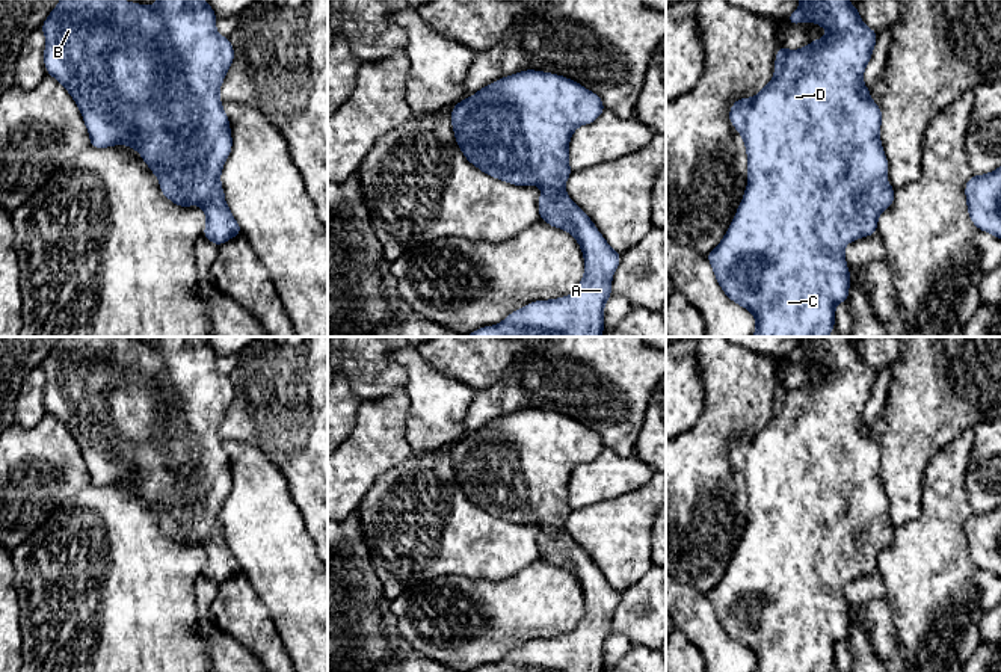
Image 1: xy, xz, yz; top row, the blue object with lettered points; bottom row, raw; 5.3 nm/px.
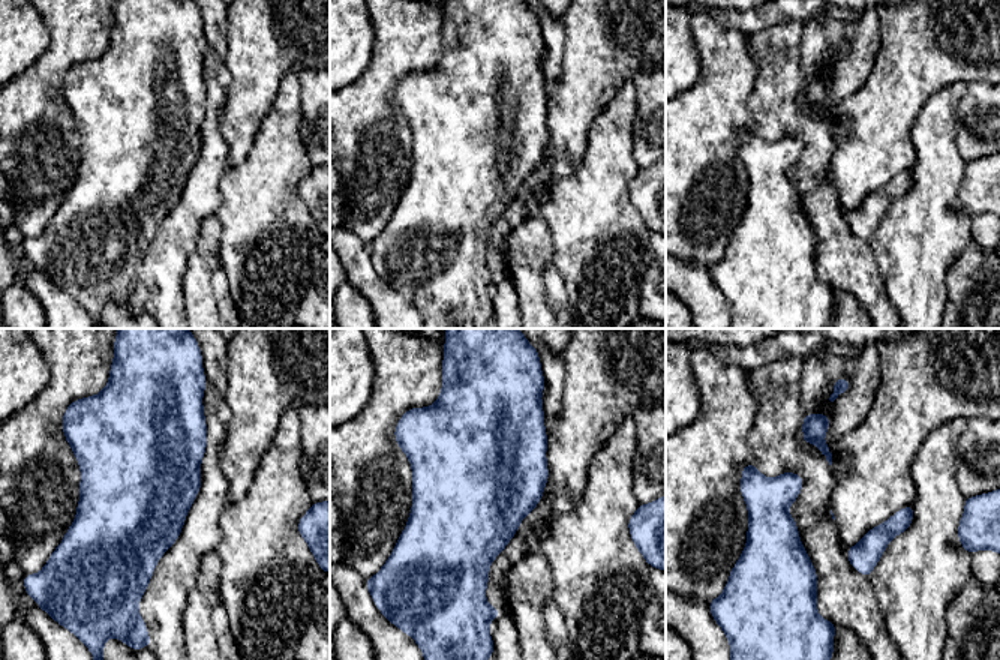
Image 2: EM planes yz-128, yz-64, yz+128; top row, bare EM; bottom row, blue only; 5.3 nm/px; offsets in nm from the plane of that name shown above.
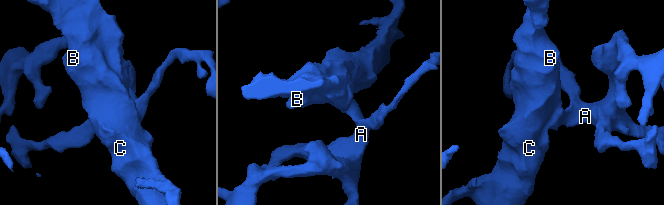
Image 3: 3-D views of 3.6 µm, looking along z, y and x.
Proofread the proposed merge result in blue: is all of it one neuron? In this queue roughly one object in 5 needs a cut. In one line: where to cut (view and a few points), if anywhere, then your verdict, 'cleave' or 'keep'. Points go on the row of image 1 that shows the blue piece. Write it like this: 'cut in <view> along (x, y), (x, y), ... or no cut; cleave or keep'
no cut; keep

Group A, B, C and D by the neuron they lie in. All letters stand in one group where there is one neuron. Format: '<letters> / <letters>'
A B C D

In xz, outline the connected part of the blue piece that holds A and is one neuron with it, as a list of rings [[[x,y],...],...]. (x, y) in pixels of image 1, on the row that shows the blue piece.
[[[525,69],[503,77],[459,101],[450,115],[456,142],[465,159],[482,172],[515,186],[541,186],[539,217],[548,225],[565,230],[580,243],[584,257],[584,276],[577,290],[565,297],[536,301],[510,313],[494,326],[483,326],[465,337],[601,337],[604,332],[604,305],[611,296],[613,273],[621,263],[621,254],[613,251],[590,217],[566,195],[565,181],[572,174],[569,168],[569,139],[584,124],[592,124],[605,110],[599,95],[563,76]]]

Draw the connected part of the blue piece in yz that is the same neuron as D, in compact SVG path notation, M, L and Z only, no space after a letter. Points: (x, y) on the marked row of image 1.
M800 0L800 6L787 20L790 24L812 21L827 29L829 33L800 50L787 50L779 45L773 79L753 98L738 98L732 104L729 121L741 134L747 153L747 187L729 230L719 246L705 257L713 266L716 279L725 294L753 314L756 329L752 337L829 337L835 328L836 305L849 299L852 279L844 258L845 245L874 234L880 213L894 202L894 187L886 181L888 159L879 137L882 110L871 100L870 89L864 85L864 69L873 56L877 33L862 23L859 11L852 6L850 0Z

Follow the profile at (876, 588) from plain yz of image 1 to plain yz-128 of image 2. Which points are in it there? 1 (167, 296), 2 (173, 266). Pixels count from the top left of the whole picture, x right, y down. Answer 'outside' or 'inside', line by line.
1: outside
2: outside

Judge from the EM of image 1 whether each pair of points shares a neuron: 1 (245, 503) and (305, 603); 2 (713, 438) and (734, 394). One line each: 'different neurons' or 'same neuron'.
1: same neuron
2: same neuron

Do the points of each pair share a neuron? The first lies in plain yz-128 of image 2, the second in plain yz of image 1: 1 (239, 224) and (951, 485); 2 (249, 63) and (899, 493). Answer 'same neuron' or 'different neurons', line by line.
1: same neuron
2: same neuron

